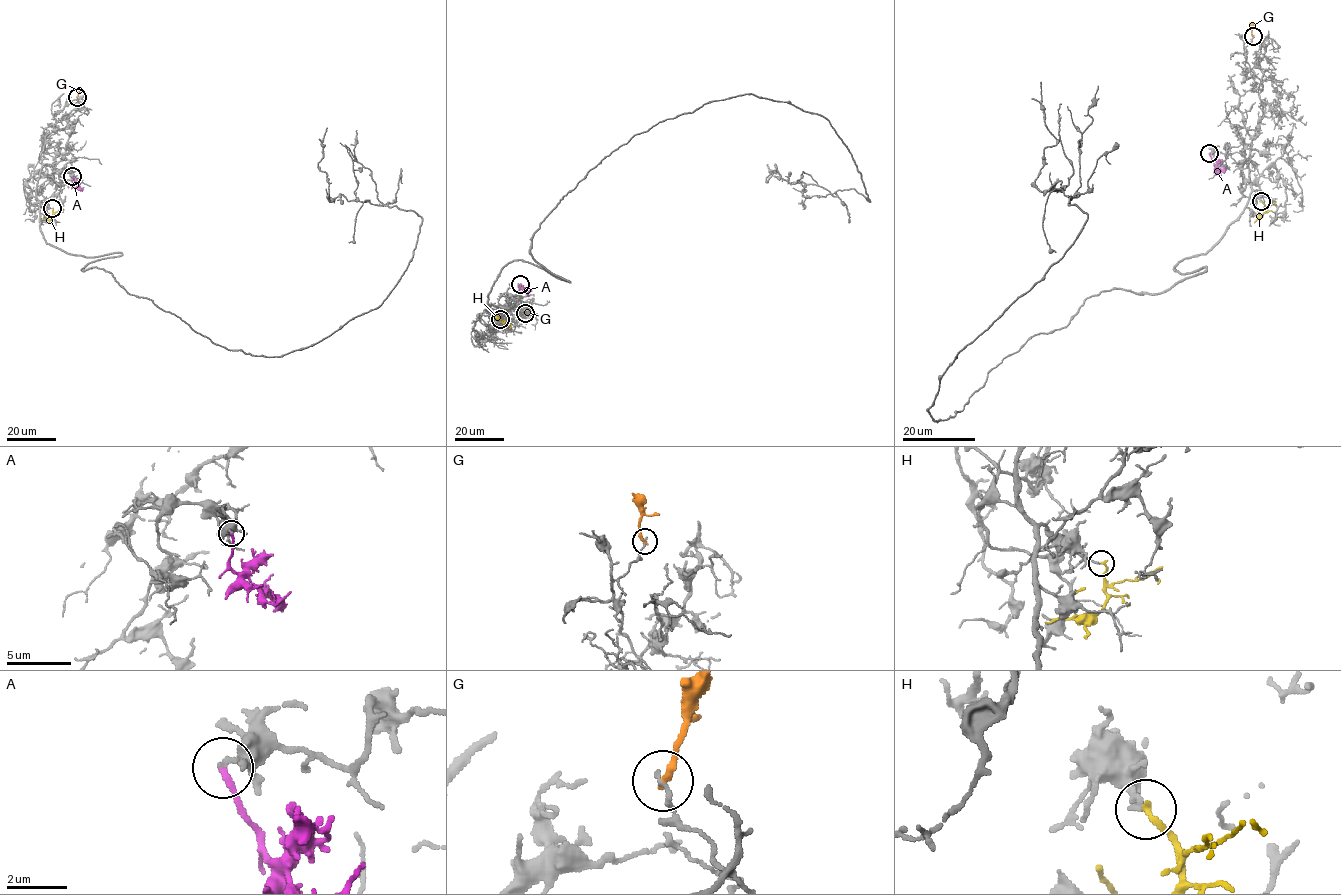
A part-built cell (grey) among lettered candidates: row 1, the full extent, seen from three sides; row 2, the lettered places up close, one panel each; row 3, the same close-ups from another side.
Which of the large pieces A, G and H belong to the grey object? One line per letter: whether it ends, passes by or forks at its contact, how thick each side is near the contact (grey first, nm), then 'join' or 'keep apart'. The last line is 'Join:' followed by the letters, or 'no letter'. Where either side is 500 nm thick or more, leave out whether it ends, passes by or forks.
A: it ends; calibres 300 and 190 nm; keep apart
G: it ends; calibres 130 and 240 nm; keep apart
H: it ends; calibres 190 and 200 nm; join
Join: H

